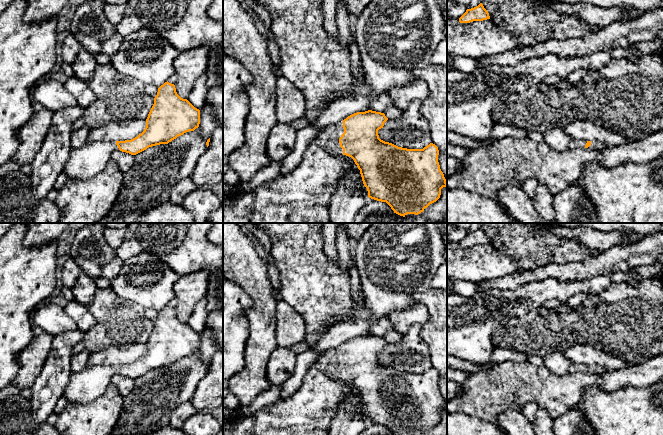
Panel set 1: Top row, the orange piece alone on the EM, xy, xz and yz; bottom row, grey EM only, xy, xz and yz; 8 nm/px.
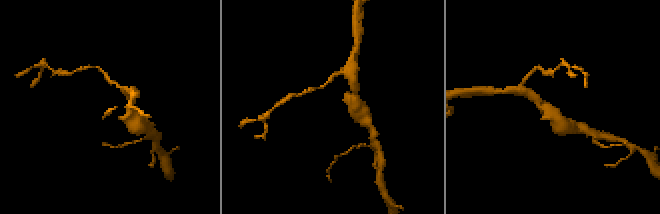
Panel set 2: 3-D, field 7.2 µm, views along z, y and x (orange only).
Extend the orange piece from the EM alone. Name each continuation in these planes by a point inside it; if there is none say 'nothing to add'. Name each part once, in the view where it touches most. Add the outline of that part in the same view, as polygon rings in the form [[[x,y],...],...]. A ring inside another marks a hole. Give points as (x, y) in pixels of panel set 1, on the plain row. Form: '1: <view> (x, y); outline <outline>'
1: xz (328, 363); outline [[[343,344],[335,349],[326,351],[311,368],[316,368],[332,379],[343,379],[340,371],[339,362],[344,357]]]

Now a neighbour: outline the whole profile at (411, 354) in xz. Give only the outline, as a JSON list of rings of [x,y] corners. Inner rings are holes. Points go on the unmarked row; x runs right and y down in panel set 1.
[[[414,324],[402,339],[394,344],[387,344],[378,354],[379,362],[398,371],[423,373],[431,366],[430,349],[421,336],[422,325]]]

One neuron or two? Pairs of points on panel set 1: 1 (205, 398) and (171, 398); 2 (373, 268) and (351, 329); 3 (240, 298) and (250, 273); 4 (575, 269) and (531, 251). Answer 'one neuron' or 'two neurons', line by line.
1: two neurons
2: one neuron
3: two neurons
4: two neurons

